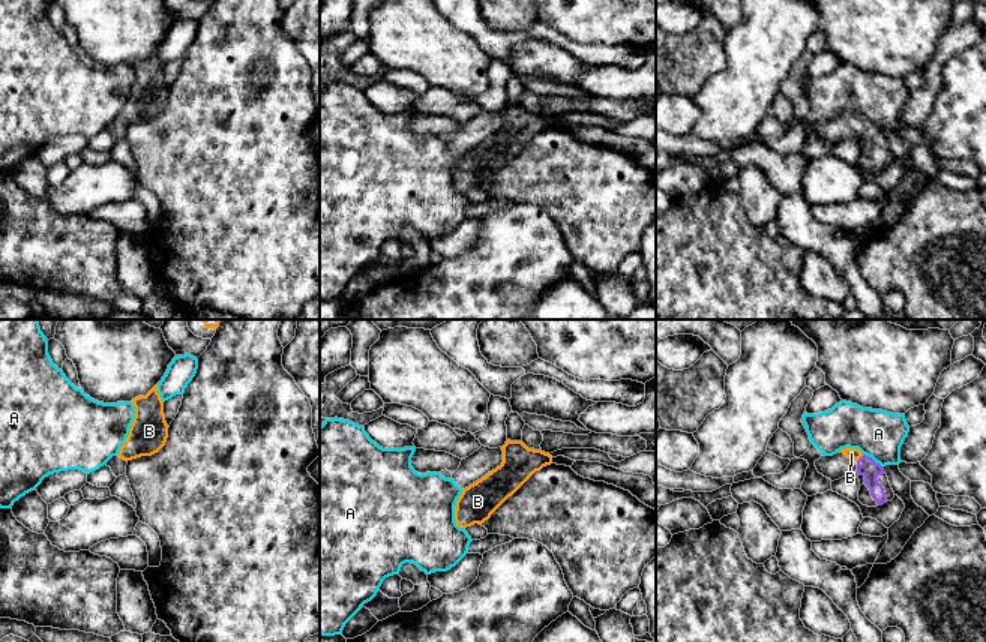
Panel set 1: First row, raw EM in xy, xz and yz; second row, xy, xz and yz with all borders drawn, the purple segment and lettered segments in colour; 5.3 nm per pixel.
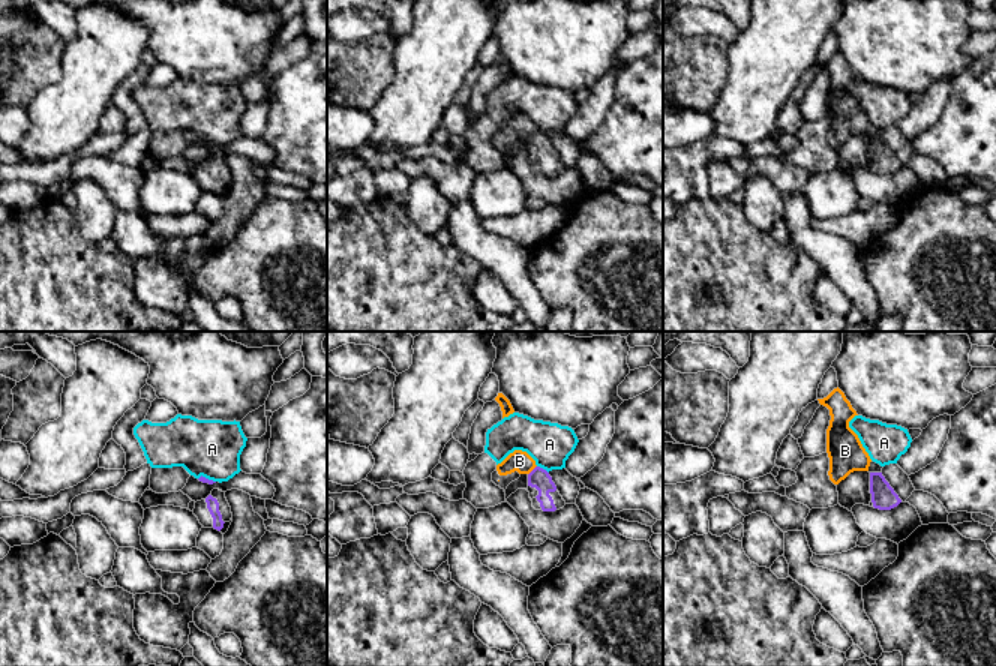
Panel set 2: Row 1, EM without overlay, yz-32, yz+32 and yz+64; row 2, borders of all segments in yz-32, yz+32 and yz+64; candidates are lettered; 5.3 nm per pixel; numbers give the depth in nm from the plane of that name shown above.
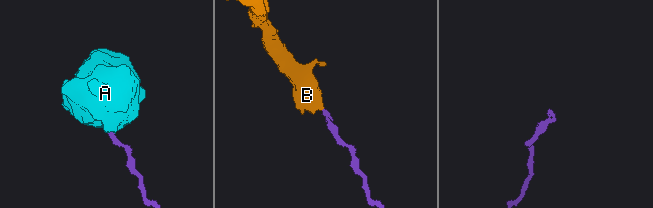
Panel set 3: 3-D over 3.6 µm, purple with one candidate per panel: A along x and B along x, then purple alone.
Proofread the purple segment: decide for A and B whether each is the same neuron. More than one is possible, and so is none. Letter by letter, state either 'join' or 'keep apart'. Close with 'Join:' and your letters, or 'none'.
A: keep apart
B: join
Join: B

